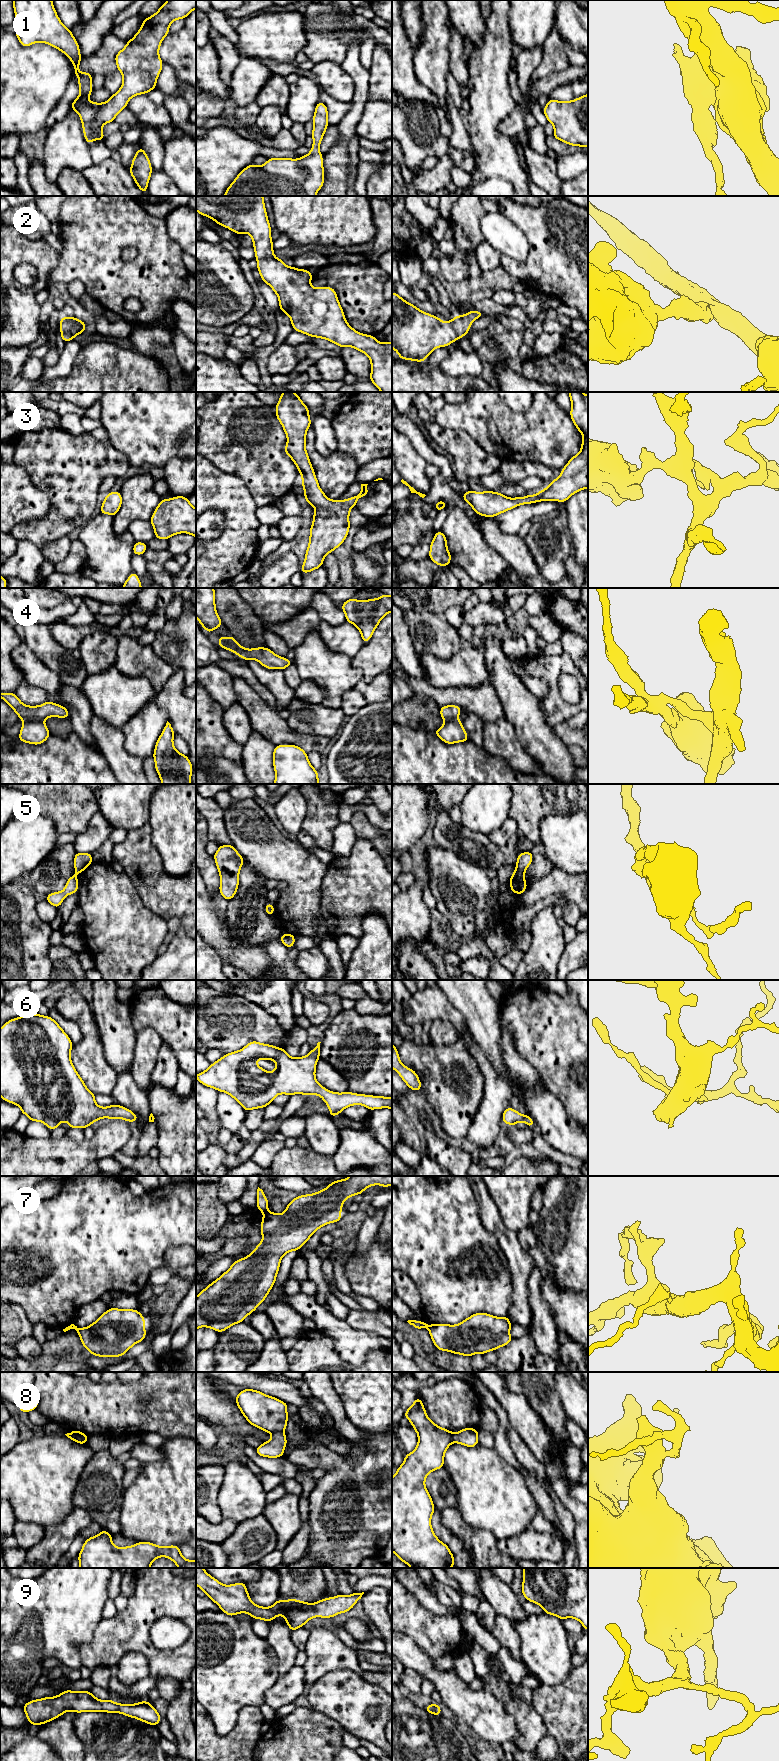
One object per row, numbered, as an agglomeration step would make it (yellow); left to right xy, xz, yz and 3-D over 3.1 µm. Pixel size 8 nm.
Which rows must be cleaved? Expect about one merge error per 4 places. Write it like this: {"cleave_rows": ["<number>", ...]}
{"cleave_rows": ["4", "5", "7", "8"]}

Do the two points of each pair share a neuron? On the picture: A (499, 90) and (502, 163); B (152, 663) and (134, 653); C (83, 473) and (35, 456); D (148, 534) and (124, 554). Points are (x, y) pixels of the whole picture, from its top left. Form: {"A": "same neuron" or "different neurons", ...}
{"A": "same neuron", "B": "same neuron", "C": "same neuron", "D": "different neurons"}

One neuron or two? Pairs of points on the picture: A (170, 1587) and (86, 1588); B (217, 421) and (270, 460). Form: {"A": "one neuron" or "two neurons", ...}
{"A": "two neurons", "B": "one neuron"}

